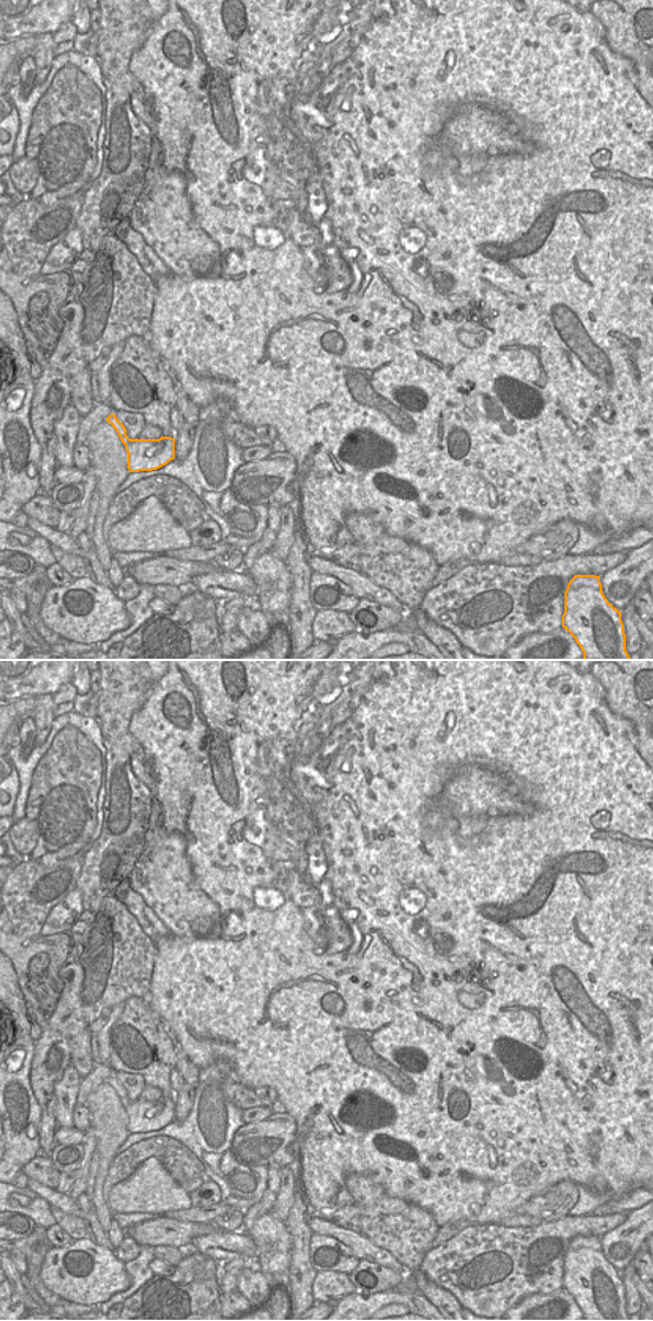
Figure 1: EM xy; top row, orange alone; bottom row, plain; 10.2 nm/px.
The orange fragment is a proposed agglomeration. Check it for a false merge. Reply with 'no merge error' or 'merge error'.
no merge error

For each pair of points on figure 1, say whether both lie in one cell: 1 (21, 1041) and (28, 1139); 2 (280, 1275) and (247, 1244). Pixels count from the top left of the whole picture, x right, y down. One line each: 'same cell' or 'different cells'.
1: same cell
2: different cells

